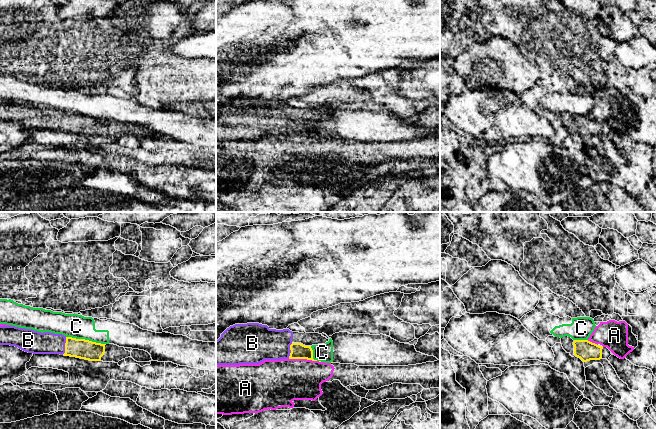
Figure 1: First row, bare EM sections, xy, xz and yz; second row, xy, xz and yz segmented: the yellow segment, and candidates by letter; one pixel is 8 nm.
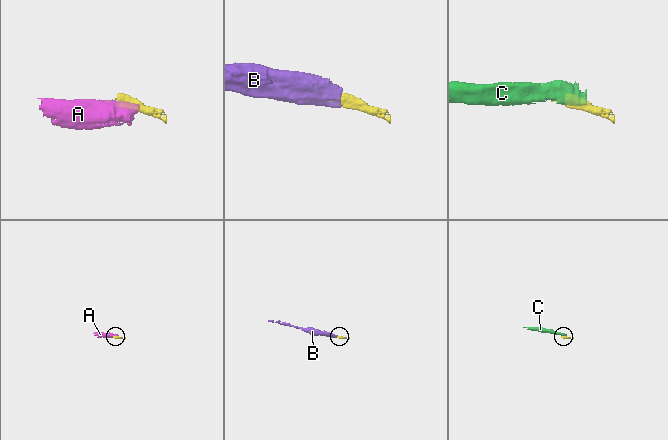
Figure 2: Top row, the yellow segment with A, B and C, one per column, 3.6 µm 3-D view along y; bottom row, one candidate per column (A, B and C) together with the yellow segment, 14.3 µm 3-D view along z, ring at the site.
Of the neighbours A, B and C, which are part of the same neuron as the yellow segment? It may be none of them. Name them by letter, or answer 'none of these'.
B

